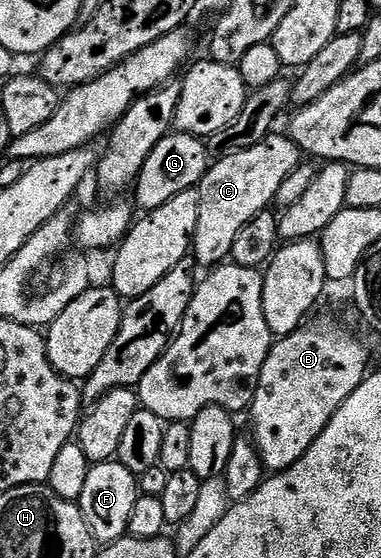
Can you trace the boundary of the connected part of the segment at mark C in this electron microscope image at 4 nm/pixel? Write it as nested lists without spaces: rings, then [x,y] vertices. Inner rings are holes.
[[[270,133],[269,137],[259,140],[259,144],[251,148],[218,157],[205,171],[196,187],[199,196],[199,220],[195,220],[191,254],[192,257],[197,257],[198,264],[205,266],[204,268],[212,268],[229,258],[231,244],[235,244],[239,228],[243,228],[243,224],[247,224],[247,220],[251,220],[251,216],[255,216],[260,210],[268,210],[274,205],[279,184],[283,184],[283,180],[287,180],[289,173],[302,161],[303,155],[297,145],[284,133],[277,133]]]

